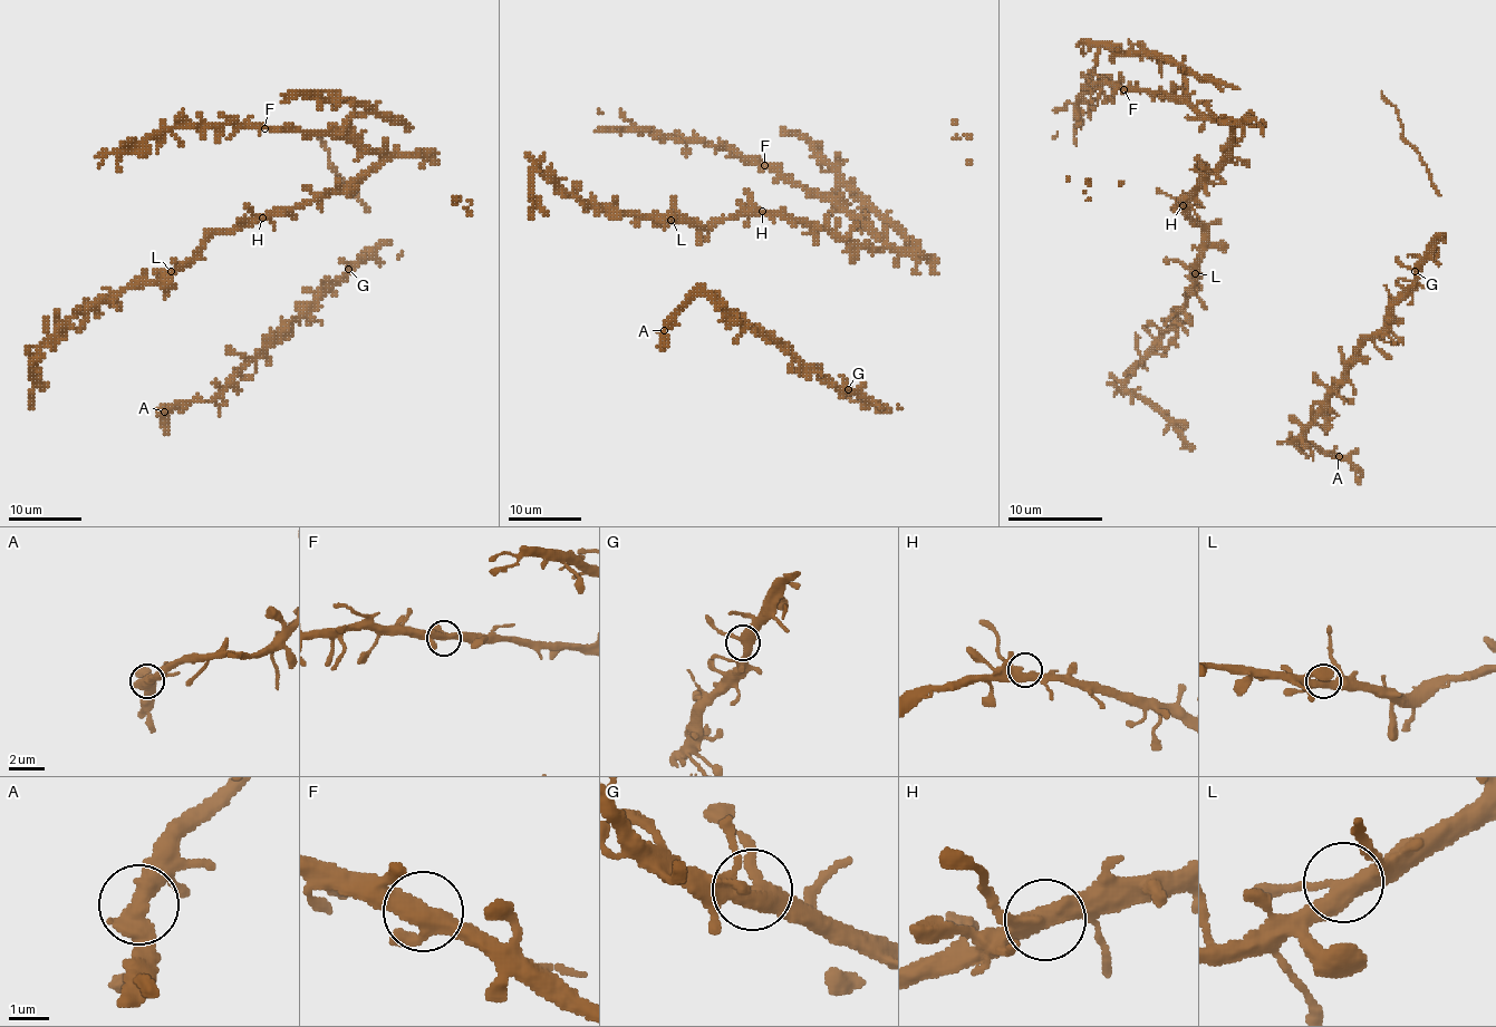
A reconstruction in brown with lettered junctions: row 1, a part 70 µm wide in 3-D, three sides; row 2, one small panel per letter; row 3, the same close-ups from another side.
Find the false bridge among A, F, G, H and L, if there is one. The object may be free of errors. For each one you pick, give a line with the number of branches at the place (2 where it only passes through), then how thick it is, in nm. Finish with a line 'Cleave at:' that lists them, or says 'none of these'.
Cleave at: none of these

